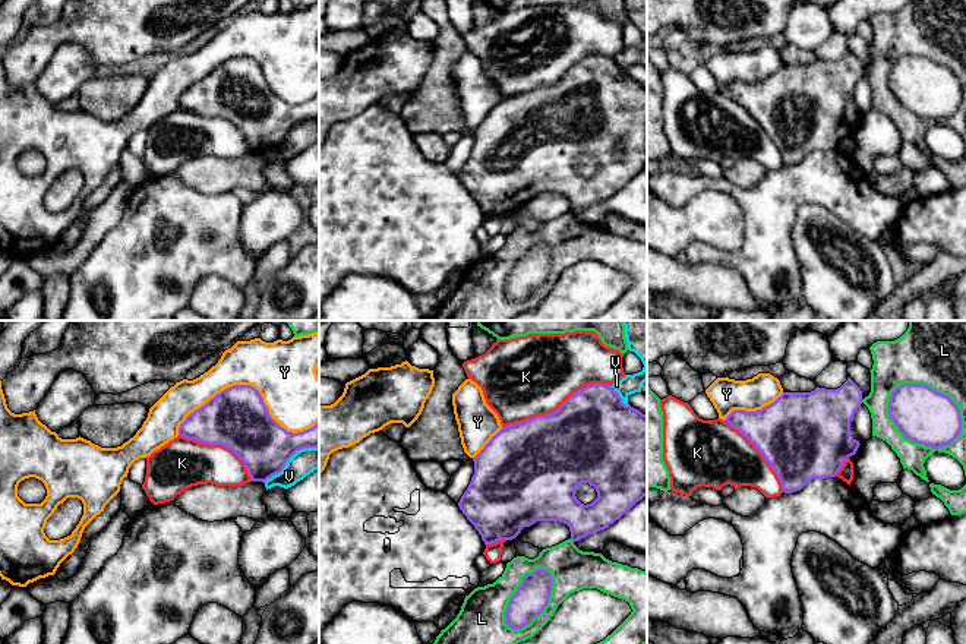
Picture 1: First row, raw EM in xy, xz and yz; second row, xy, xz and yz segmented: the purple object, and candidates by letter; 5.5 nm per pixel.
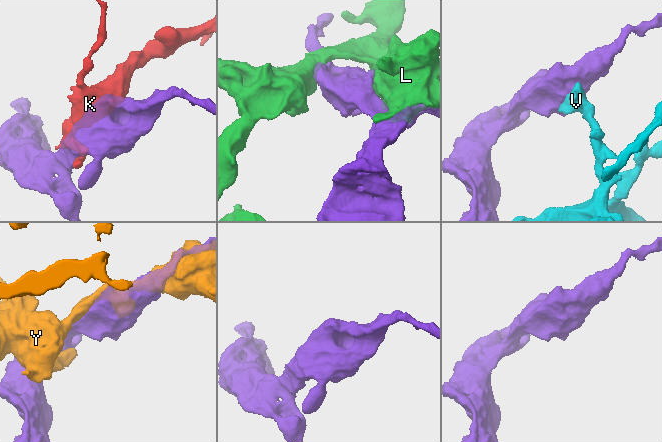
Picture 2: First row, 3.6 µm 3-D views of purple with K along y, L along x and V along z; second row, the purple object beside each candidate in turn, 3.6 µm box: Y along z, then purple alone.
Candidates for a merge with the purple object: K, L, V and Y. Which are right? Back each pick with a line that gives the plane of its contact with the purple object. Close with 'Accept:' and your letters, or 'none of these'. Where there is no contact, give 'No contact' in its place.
Accept: none of these

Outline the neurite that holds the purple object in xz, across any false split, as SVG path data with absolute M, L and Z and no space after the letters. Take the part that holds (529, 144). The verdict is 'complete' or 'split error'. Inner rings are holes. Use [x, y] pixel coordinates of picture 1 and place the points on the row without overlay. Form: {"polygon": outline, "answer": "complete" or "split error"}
{"polygon": "M591 56L574 64L556 83L547 88L536 88L523 95L502 100L495 108L492 108L492 111L473 130L473 133L474 146L467 162L458 174L458 179L479 203L486 218L499 212L512 212L524 199L530 199L537 193L564 195L569 199L571 212L578 214L590 206L607 201L647 167L647 88L631 78L625 78L612 57ZM581 155L588 155L596 161L597 170L591 176L584 177L577 171L575 161Z", "answer": "complete"}

